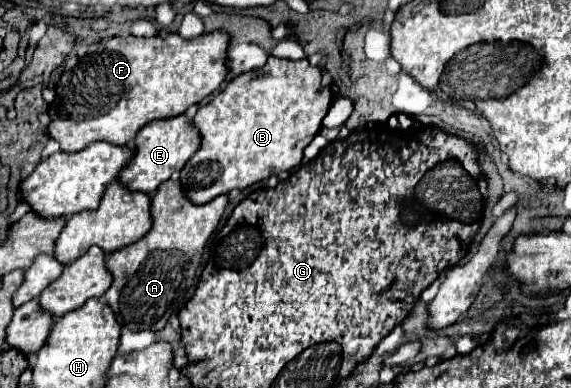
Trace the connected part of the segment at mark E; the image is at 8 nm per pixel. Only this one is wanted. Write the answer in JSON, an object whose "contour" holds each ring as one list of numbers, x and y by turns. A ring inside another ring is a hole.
{"contour":[[187,115,151,121,137,133,137,137,135,137,137,155,121,171,119,181,131,191,153,193,153,191,157,191,157,187,161,183,165,183,167,179,177,175,185,167,185,163,191,159,191,155,197,153,199,145,201,145,201,135]]}

